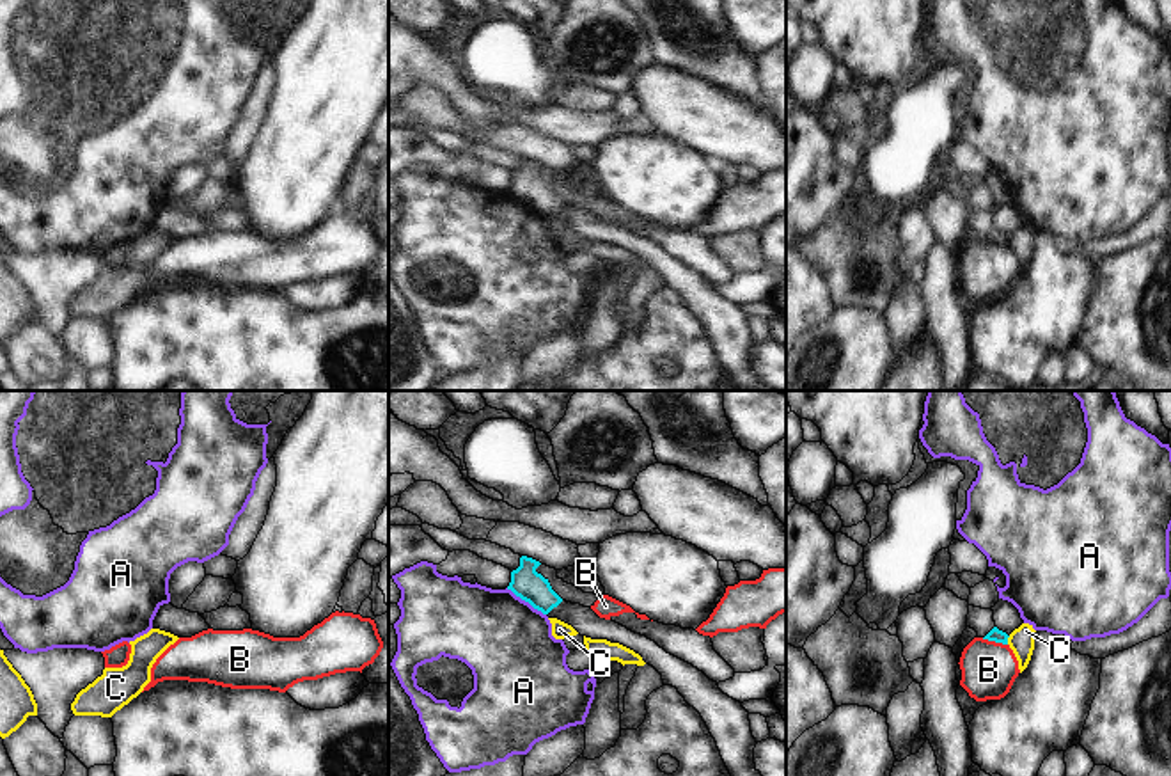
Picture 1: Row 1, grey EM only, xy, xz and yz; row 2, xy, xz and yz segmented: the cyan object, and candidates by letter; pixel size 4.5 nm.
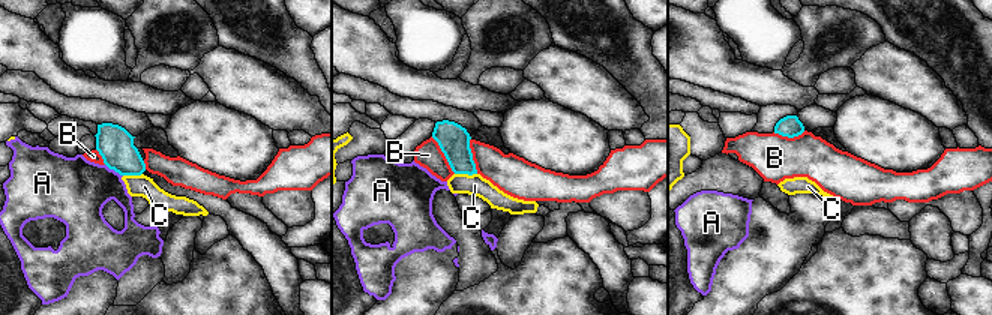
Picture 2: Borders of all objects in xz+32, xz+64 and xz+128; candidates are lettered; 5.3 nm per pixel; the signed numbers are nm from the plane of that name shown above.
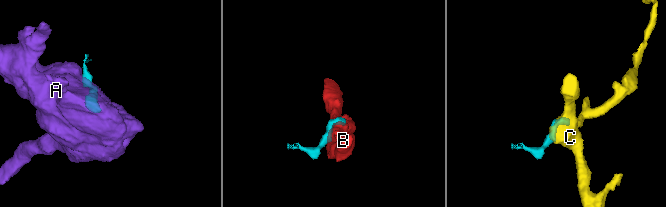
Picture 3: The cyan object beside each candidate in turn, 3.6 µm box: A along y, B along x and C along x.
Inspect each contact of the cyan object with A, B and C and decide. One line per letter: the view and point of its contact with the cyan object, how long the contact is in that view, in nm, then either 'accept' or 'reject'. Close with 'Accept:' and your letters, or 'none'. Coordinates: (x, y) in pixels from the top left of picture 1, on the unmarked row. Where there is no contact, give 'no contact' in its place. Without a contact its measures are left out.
A: contact xz (526, 203); length 220 nm; reject
B: contact yz (994, 242); length 120 nm; reject
C: contact yz (1006, 242); length 40 nm; reject
Accept: none

